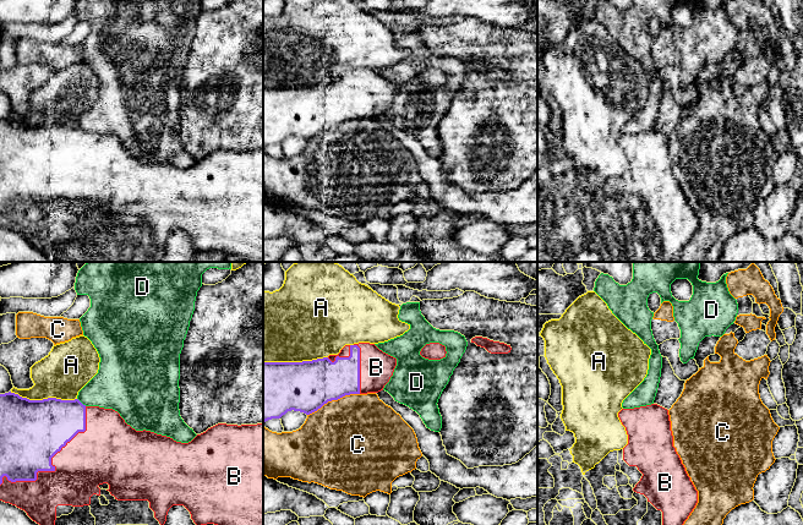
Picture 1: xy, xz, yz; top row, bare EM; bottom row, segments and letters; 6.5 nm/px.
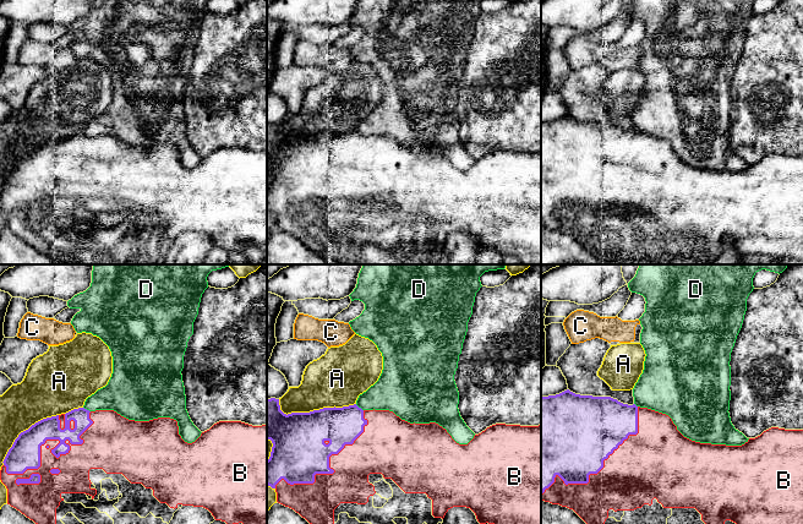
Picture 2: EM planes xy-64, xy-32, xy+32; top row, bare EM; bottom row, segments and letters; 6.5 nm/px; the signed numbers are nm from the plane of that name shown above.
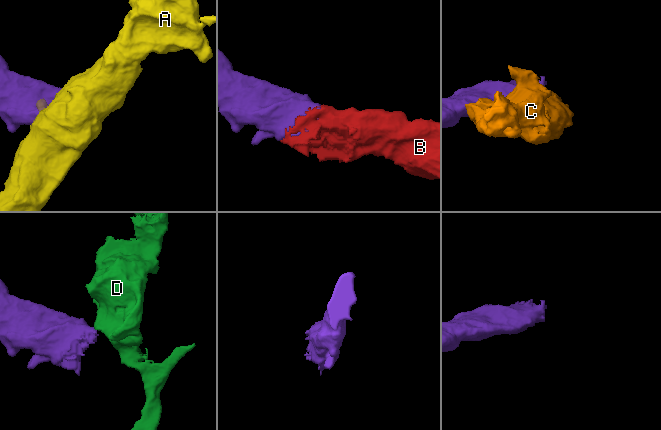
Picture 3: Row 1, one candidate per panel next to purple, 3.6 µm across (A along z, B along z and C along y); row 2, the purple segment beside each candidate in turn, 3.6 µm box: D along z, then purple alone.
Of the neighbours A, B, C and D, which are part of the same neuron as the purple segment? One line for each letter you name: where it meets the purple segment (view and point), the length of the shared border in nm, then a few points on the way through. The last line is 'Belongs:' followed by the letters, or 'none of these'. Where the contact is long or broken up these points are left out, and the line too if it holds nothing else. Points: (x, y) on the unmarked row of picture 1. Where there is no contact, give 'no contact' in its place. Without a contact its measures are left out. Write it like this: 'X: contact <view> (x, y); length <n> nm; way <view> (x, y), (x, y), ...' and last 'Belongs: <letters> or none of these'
B: contact xy (54, 193); length 750 nm
Belongs: B

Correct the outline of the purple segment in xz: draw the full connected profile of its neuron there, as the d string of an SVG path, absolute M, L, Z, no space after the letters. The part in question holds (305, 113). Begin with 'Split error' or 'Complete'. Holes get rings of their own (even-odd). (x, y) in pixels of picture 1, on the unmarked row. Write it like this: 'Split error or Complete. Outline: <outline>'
Split error. Outline: M370 69L345 71L338 81L312 87L263 88L263 149L291 136L310 141L345 121L378 119L389 108L395 92L395 83Z

